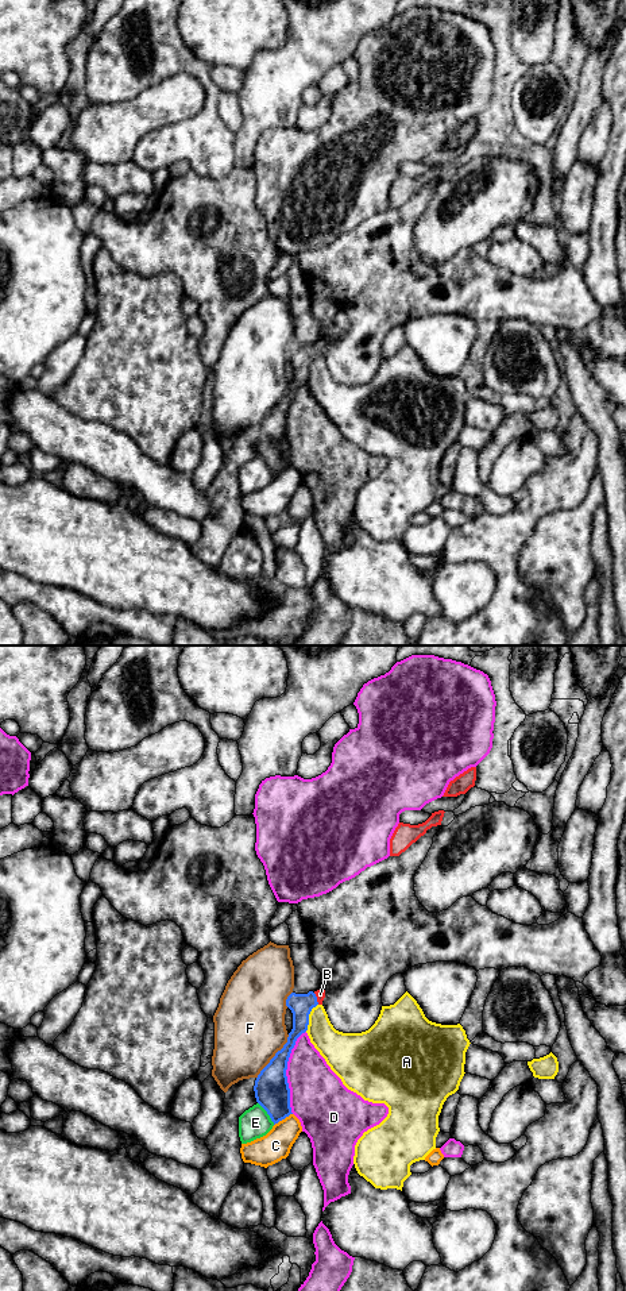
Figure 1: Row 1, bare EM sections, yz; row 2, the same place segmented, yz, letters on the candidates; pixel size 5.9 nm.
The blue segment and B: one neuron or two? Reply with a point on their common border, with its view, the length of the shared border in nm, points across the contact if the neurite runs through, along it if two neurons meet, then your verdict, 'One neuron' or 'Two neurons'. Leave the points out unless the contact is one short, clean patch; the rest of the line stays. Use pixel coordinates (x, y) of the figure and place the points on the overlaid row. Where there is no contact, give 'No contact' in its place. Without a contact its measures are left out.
Touches blue at yz (316, 998). Shared border 80 nm. Path across: yz (301, 1005), (316, 998), (320, 994). One neuron

